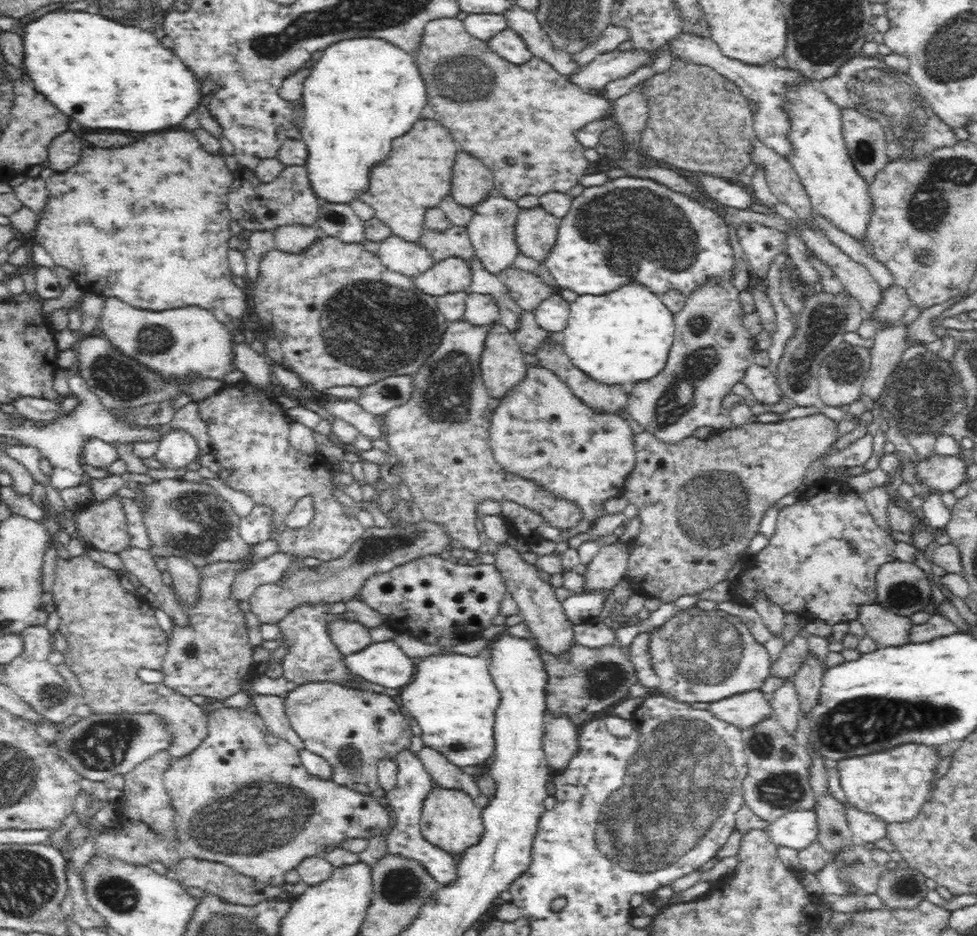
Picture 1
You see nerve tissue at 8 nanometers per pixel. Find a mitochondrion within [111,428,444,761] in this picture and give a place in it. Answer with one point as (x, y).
(208, 516)

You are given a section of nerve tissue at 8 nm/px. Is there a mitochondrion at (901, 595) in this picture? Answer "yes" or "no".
yes

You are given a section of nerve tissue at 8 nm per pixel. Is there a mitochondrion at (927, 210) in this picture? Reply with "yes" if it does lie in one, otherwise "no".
yes

